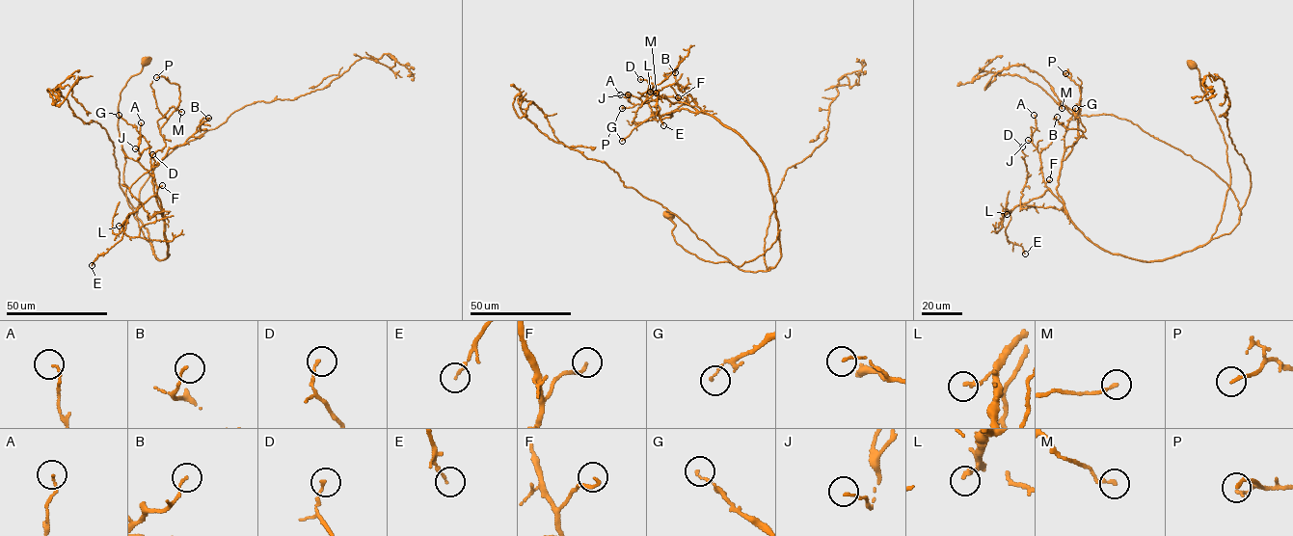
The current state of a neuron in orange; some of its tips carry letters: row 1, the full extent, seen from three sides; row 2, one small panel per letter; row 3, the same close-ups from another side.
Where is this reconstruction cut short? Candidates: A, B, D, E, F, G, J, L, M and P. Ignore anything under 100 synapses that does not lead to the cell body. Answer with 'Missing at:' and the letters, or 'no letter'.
Missing at: no letter

